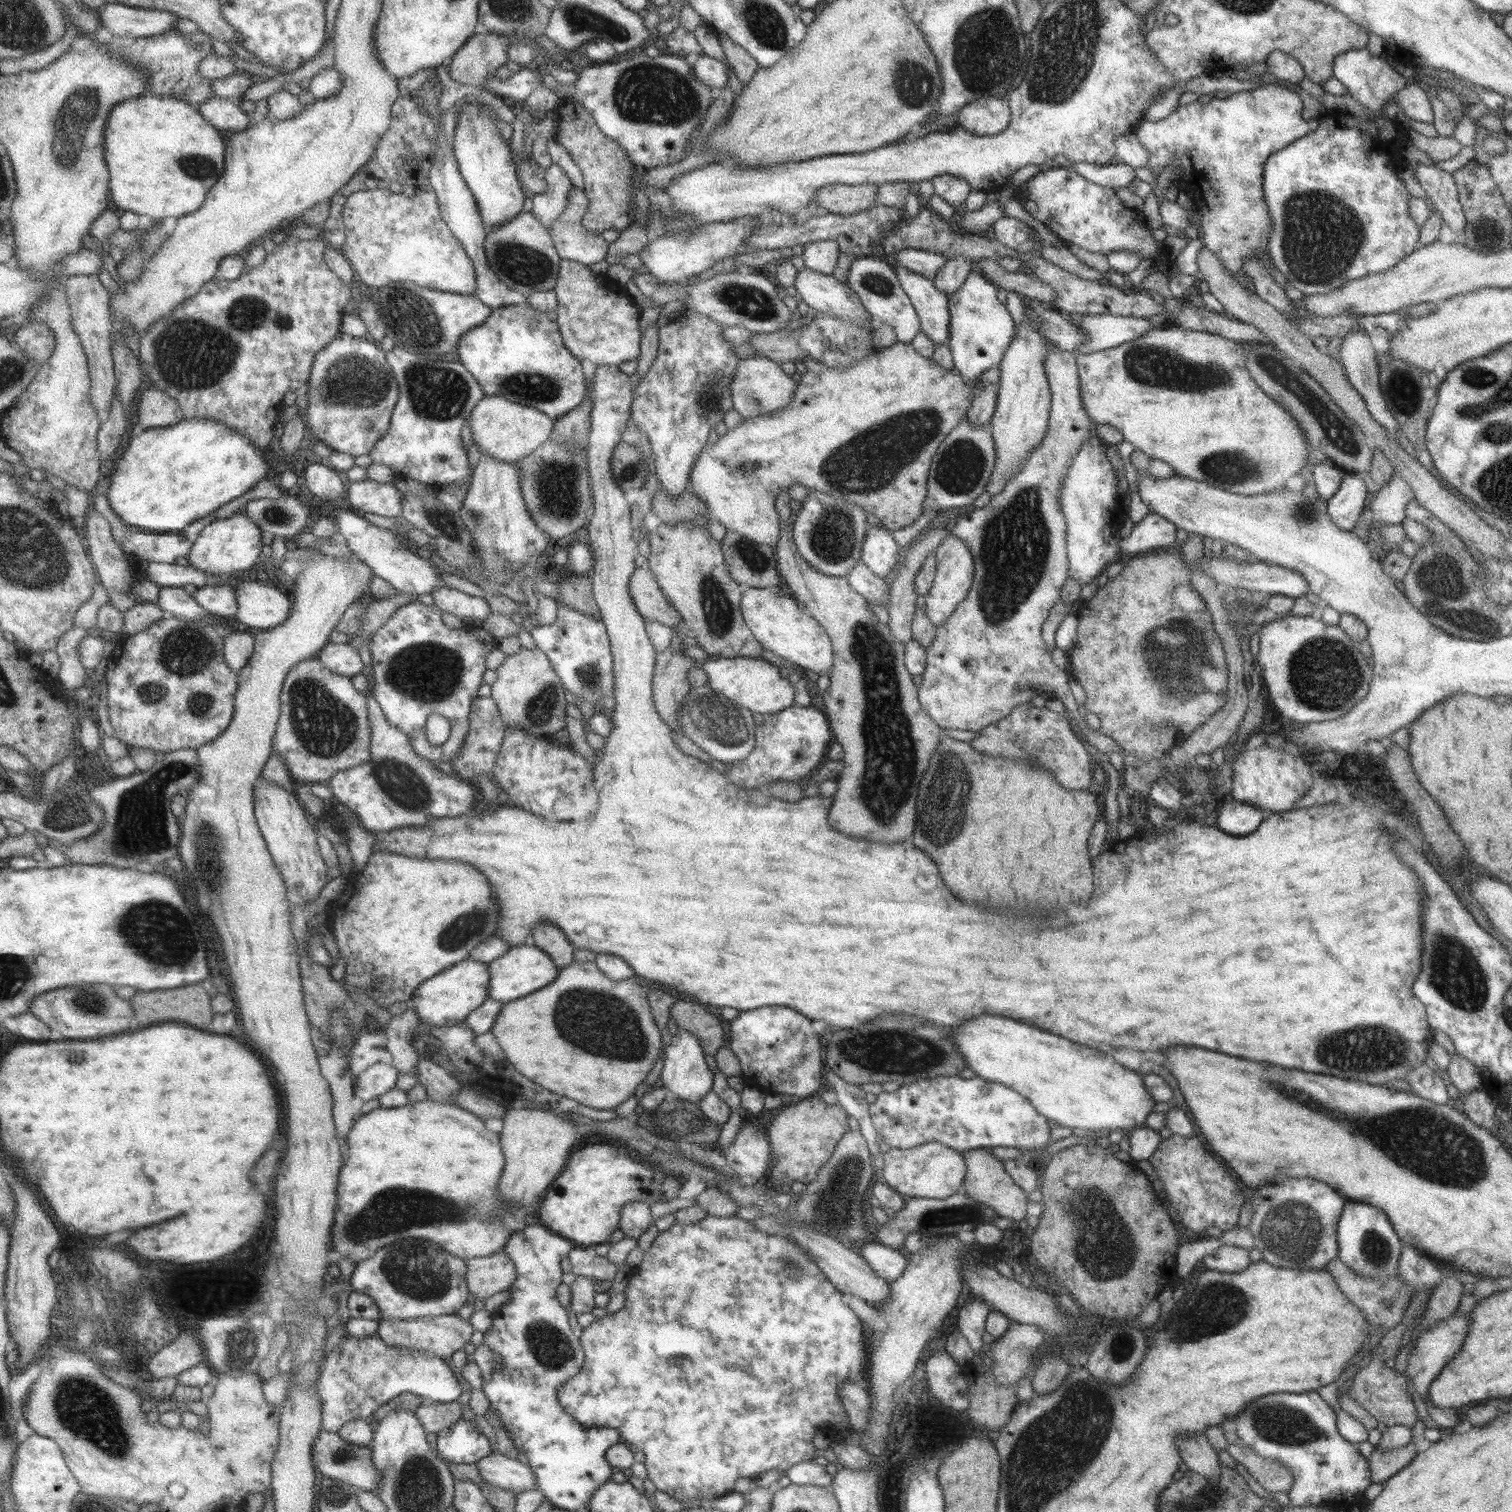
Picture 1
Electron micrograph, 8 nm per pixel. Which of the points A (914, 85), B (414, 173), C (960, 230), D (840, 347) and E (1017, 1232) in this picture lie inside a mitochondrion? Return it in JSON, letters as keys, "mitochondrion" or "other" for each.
{"A":"mitochondrion","B":"other","C":"other","D":"other","E":"other"}

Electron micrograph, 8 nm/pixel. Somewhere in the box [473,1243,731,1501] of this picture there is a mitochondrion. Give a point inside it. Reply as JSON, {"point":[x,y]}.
{"point":[550,1343]}

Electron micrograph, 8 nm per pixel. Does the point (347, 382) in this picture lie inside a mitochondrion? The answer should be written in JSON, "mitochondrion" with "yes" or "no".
{"mitochondrion":"yes"}

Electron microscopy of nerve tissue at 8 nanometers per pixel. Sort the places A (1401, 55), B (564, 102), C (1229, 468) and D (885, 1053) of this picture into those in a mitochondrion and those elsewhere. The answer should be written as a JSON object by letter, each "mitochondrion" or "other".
{"A":"other","B":"other","C":"mitochondrion","D":"mitochondrion"}

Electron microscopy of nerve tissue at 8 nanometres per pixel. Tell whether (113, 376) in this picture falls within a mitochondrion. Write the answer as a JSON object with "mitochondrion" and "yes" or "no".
{"mitochondrion":"no"}

